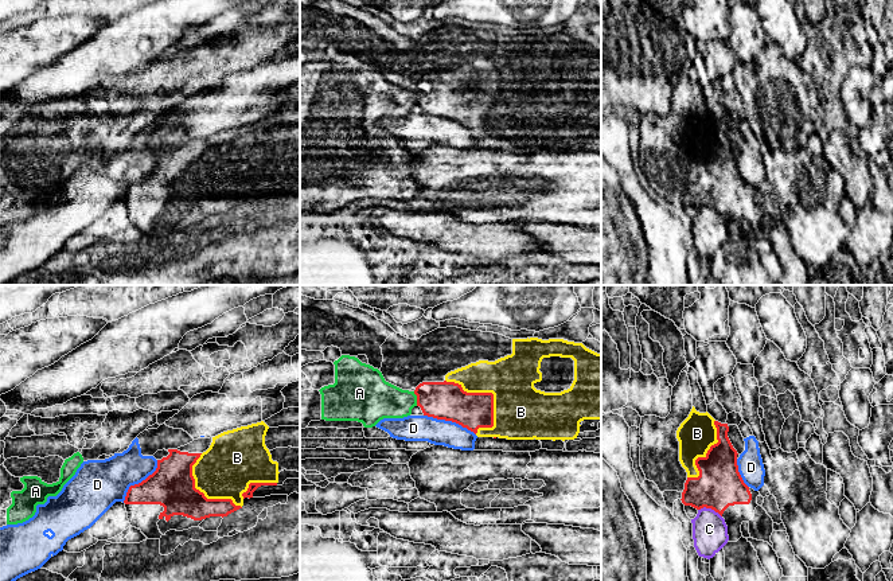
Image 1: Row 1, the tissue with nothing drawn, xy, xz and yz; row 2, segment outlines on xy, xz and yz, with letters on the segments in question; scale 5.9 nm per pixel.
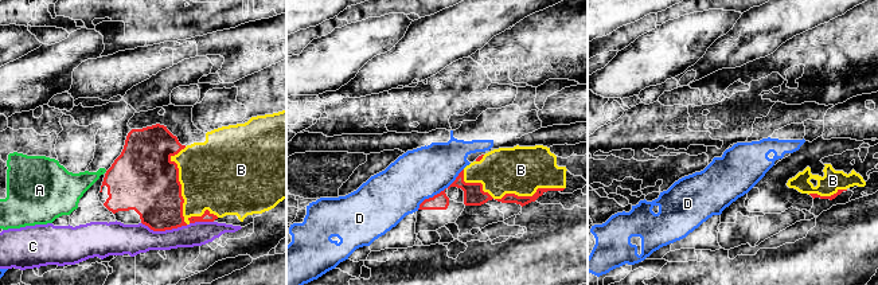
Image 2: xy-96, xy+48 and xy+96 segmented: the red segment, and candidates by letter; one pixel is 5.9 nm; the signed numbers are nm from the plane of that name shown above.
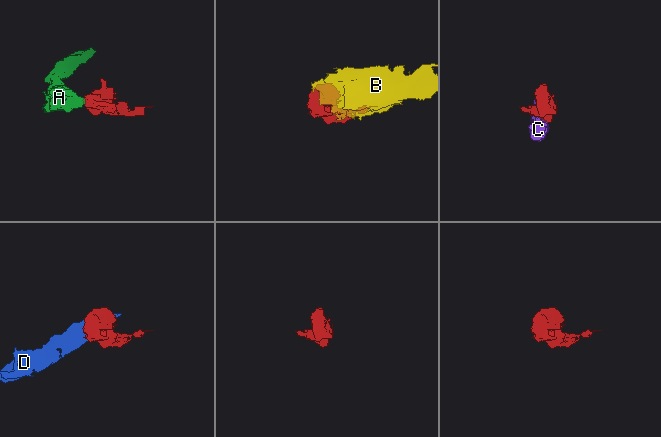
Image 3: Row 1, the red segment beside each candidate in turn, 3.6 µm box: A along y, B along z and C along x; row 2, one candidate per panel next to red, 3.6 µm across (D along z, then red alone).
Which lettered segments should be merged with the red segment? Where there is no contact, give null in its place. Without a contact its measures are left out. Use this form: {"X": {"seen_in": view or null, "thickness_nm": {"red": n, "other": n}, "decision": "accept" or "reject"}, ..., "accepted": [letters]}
{"A": {"seen_in": "xz", "thickness_nm": {"red": 220, "other": 240}, "decision": "reject"}, "B": {"seen_in": "xz", "thickness_nm": {"red": 220, "other": 340}, "decision": "accept"}, "C": {"seen_in": "yz", "thickness_nm": {"red": 280, "other": 200}, "decision": "reject"}, "D": {"seen_in": "xy", "thickness_nm": {"red": 280, "other": 300}, "decision": "reject"}, "accepted": ["B"]}

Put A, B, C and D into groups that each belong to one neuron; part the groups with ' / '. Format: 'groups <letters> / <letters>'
groups A / B / C / D

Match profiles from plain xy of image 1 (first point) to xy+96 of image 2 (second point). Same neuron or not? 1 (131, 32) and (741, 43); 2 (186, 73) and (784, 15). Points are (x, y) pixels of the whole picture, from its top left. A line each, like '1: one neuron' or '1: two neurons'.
1: one neuron
2: two neurons

